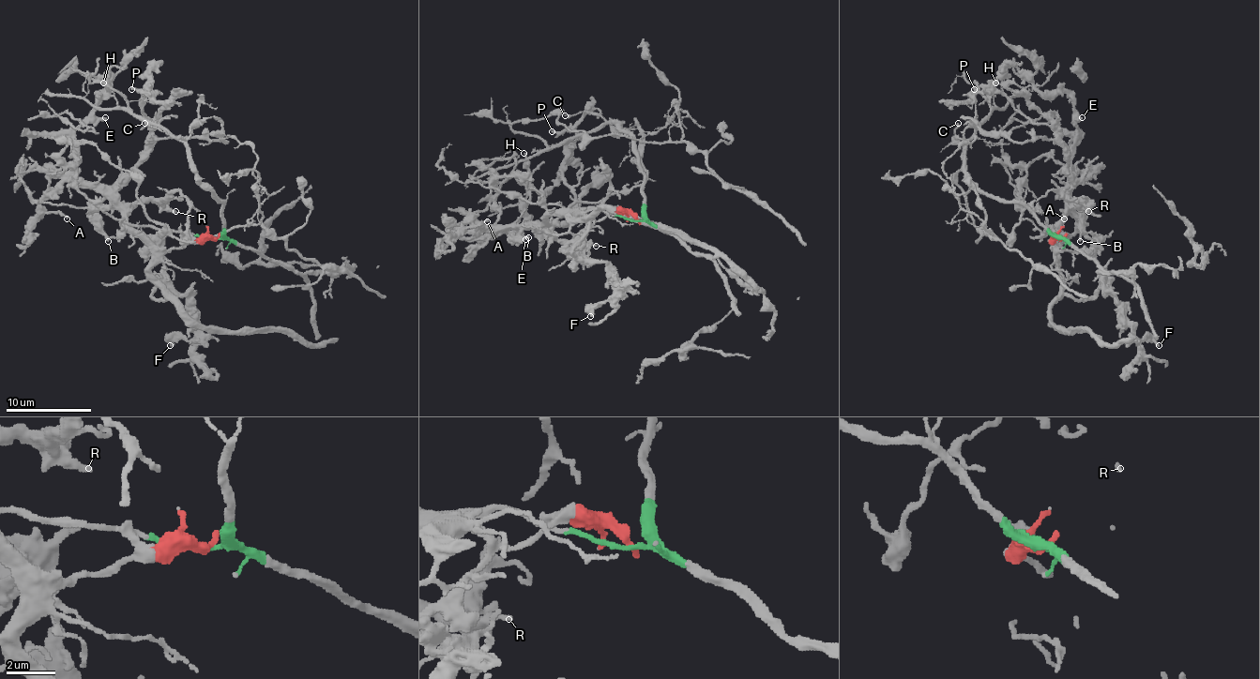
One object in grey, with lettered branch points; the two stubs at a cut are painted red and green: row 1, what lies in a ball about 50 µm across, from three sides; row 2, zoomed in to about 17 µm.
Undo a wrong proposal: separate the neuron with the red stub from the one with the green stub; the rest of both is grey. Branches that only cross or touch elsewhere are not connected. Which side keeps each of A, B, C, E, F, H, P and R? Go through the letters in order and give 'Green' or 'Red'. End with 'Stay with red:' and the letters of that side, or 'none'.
A: Red
B: Red
C: Green
E: Red
F: Red
H: Red
P: Red
R: Red
Stay with red: A, B, E, F, H, P, R

